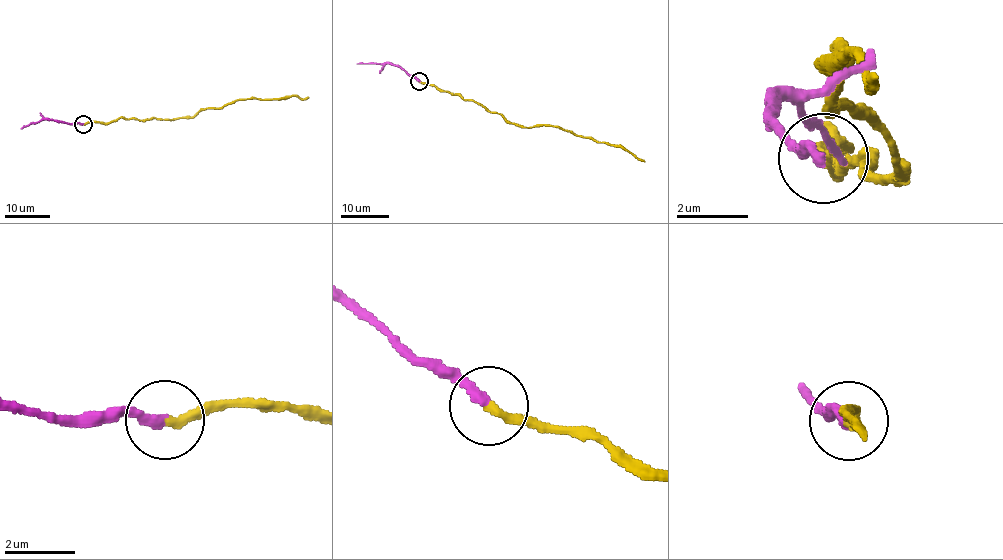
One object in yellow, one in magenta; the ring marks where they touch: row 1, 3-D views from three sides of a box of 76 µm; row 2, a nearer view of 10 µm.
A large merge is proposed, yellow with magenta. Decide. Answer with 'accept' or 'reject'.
accept

